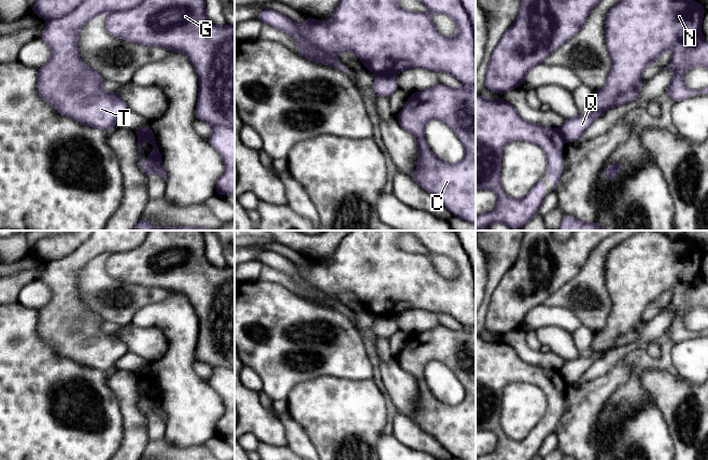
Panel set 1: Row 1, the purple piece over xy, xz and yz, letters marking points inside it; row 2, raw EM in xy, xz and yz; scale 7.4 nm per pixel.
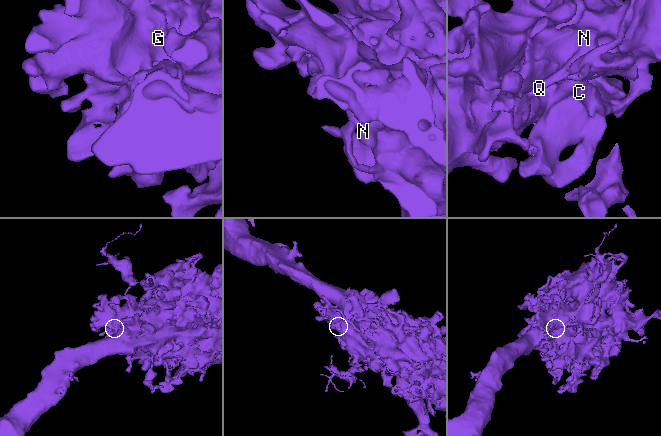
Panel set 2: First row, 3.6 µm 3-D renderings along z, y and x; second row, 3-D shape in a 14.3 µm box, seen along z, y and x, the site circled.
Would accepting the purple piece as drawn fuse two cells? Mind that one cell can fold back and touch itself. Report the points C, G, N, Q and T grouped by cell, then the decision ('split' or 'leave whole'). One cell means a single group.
groups C G N T / Q; split

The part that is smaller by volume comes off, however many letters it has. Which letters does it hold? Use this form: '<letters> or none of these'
Q

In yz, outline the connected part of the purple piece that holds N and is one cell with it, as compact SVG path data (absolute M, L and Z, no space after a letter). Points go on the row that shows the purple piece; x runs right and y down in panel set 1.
M623 0L609 10L605 20L606 41L612 68L608 74L605 86L594 92L592 107L597 110L610 108L620 96L633 88L641 86L643 70L664 51L672 50L674 54L669 65L664 69L671 69L674 78L665 93L674 102L698 94L708 94L708 87L700 90L688 88L683 83L683 74L691 68L700 65L708 68L708 42L704 39L700 26L706 6L693 0Z

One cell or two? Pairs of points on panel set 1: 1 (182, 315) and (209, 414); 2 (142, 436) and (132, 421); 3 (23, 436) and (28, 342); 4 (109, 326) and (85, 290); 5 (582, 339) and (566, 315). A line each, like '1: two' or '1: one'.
1: one
2: one
3: one
4: two
5: two

